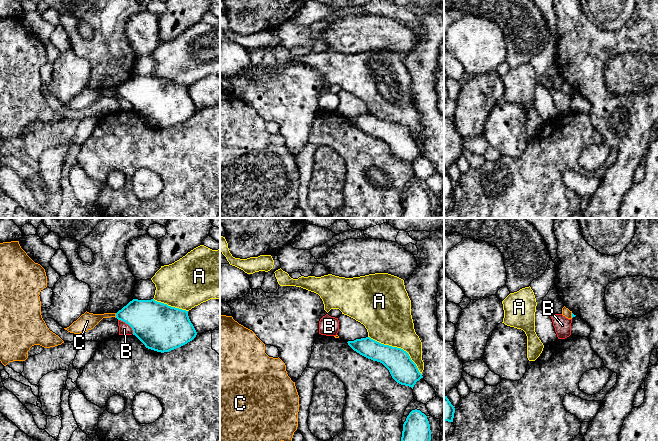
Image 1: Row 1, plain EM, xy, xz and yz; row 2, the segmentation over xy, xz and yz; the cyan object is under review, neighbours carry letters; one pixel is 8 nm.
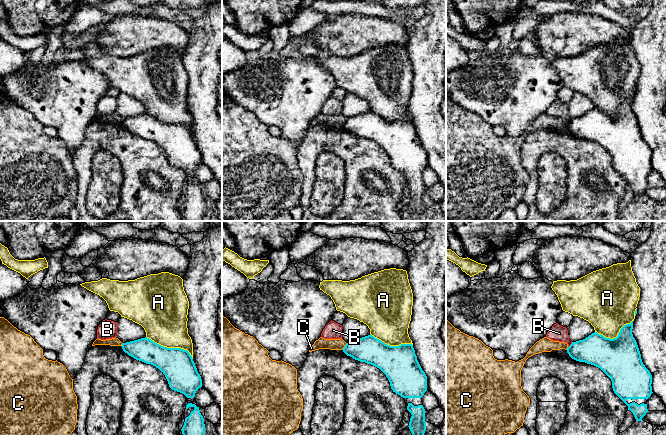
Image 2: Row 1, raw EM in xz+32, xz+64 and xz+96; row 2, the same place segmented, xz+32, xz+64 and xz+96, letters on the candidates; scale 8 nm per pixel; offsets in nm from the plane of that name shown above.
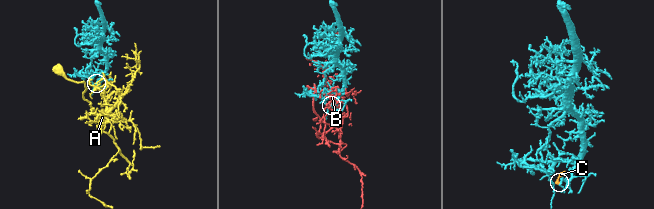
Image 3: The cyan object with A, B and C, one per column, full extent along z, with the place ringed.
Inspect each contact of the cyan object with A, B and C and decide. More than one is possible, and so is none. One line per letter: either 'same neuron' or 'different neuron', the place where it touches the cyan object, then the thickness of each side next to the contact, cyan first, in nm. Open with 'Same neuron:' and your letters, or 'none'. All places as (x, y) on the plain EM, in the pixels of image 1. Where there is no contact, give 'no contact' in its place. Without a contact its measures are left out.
Same neuron: none
A: different neuron; contact xz (398, 124); calibres 220 and 380 nm
B: different neuron; contact xy (127, 99); calibres 380 and 100 nm
C: different neuron; contact xy (116, 91); calibres 300 and 140 nm

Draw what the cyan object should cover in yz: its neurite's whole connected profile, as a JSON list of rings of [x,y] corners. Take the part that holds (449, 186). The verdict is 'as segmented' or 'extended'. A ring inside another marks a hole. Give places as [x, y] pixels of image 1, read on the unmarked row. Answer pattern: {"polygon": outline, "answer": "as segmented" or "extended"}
{"polygon": [[[444,172],[444,197],[453,198],[455,184],[447,174]]], "answer": "as segmented"}

